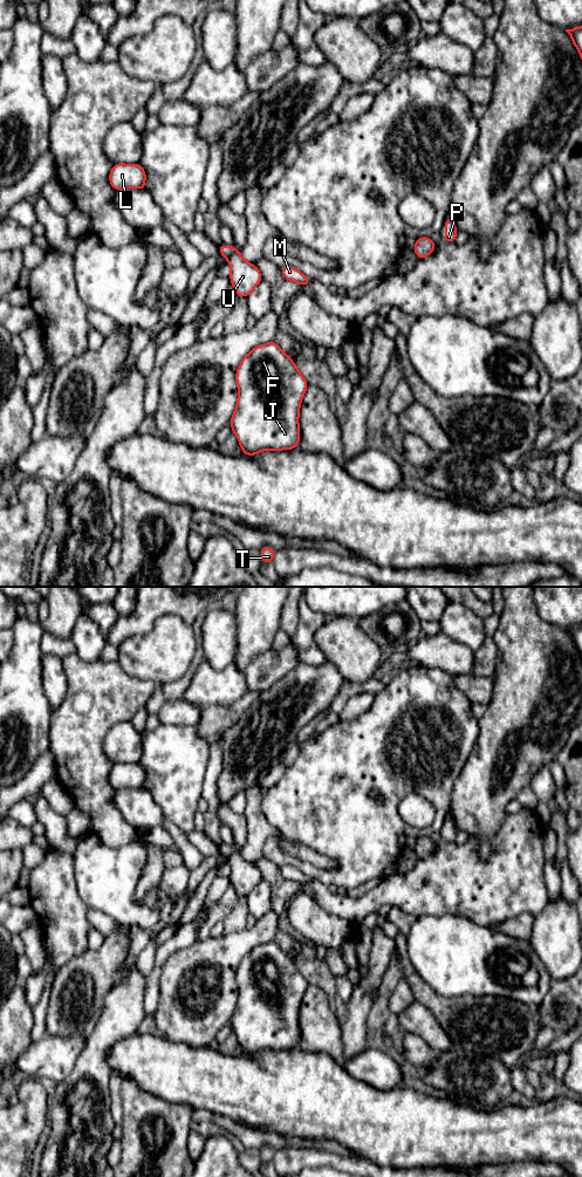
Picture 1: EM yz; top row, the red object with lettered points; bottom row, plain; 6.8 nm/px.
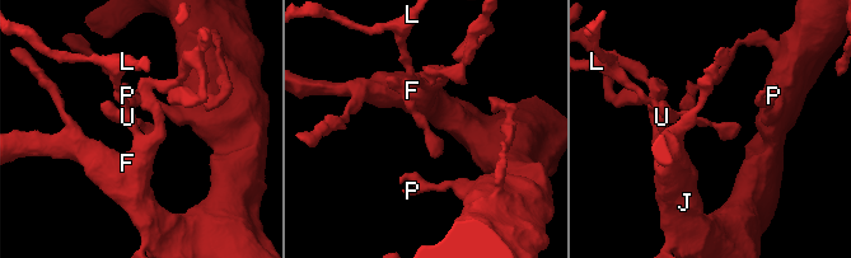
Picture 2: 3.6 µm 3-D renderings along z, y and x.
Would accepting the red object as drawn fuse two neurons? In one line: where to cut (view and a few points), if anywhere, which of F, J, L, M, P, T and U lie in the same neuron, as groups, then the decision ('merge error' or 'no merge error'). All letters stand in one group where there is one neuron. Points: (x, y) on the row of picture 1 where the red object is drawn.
no cut | F J L M P T U | no merge error

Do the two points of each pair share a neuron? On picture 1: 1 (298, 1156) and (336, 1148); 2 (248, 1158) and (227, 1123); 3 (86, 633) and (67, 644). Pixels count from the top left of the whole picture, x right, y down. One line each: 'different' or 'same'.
1: different
2: different
3: different

